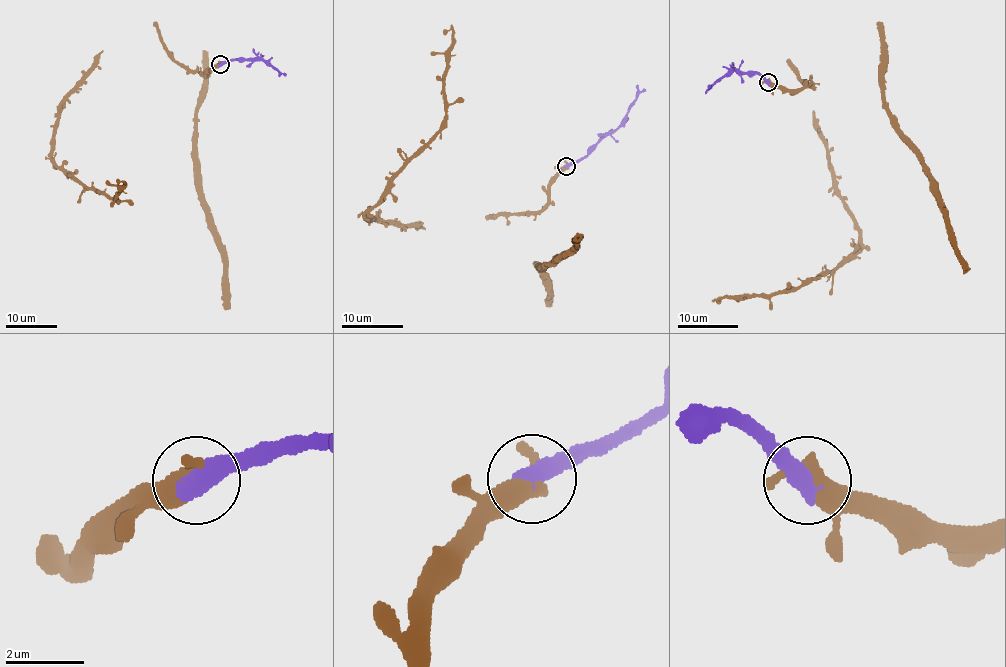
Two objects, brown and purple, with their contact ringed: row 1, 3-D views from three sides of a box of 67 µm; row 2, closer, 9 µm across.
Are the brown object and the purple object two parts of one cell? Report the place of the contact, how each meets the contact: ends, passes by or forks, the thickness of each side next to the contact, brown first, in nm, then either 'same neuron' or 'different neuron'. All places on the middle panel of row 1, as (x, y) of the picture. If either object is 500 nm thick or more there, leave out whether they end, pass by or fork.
(566, 166) | 440/600 nm | same neuron

